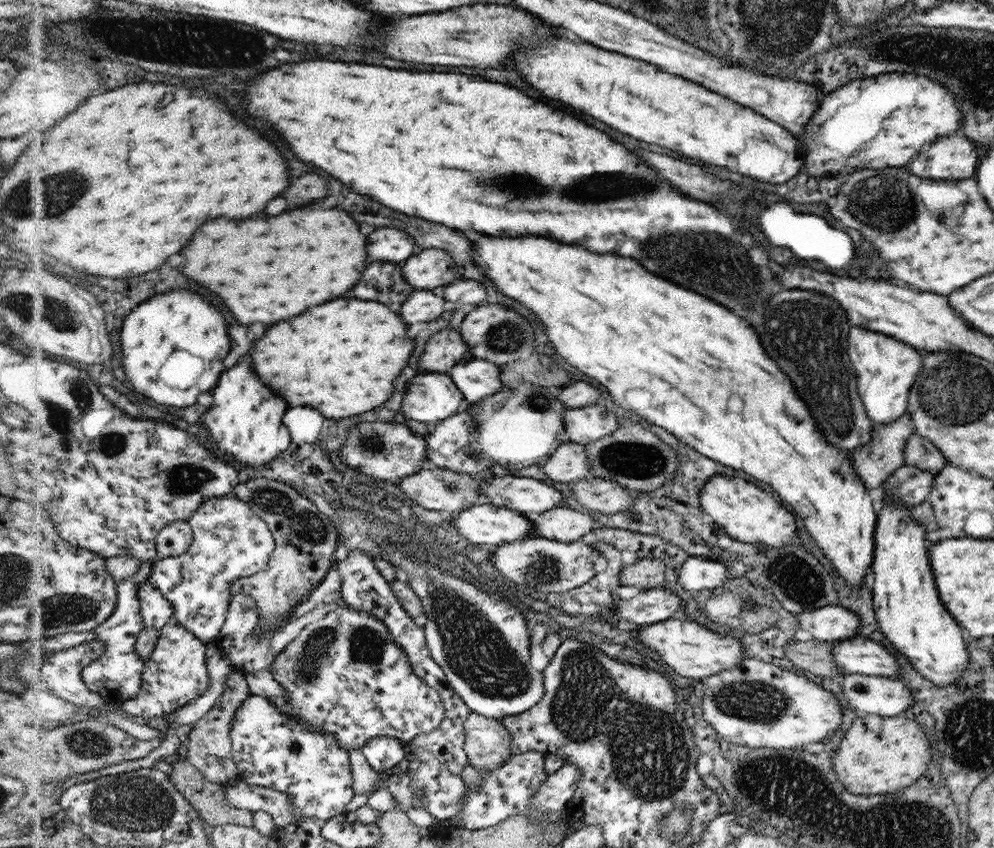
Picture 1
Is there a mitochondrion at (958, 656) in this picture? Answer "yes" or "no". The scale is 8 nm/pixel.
no

